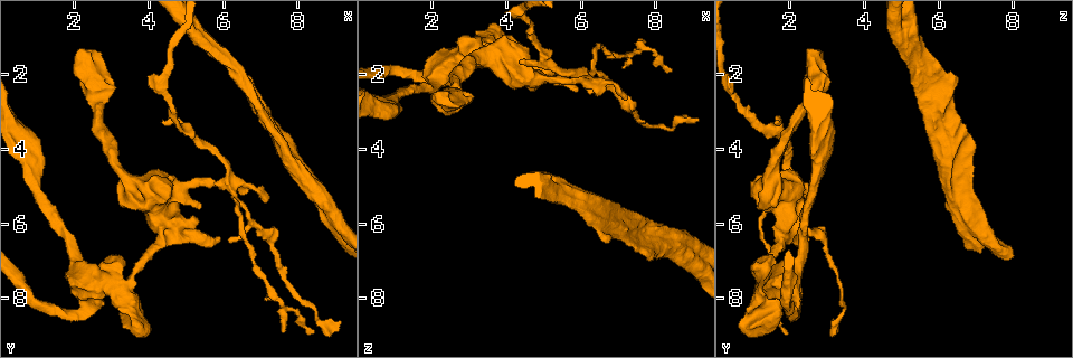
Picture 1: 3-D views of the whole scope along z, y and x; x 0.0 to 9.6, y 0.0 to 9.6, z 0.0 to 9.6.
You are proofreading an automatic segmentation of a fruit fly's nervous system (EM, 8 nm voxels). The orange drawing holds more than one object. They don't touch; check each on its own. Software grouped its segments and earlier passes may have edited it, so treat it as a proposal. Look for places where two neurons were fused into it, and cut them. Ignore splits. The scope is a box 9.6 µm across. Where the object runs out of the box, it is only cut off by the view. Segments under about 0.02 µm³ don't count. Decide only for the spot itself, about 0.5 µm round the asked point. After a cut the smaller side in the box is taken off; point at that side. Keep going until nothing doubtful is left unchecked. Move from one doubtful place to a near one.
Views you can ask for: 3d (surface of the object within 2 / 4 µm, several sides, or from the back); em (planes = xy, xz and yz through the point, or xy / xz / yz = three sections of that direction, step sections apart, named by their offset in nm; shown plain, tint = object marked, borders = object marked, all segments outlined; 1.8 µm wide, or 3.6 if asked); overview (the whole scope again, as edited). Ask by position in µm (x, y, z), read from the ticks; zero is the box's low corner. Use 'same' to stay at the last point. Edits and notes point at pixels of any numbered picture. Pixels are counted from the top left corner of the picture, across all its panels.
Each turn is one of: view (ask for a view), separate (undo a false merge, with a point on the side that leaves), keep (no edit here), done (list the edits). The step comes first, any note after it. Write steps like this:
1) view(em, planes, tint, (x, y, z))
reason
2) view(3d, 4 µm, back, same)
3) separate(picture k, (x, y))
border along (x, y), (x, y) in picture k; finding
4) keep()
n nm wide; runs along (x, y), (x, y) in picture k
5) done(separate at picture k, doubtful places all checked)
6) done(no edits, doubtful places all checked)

view(em, planes, tint, (7.70, 4.20, 6.10))
touches itself

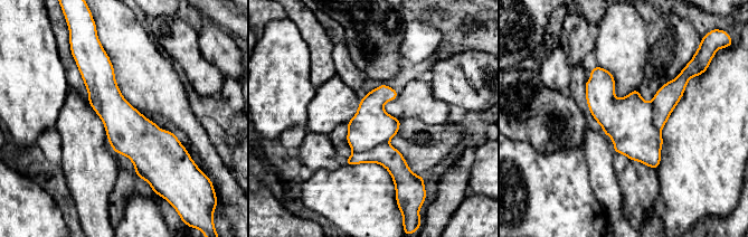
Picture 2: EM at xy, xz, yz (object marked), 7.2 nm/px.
keep()
runs along (100, 56), (151, 179) in picture 2; one neuron here

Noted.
view(3d, 2 µm, (8.40, 5.00, 6.30))
arms part here

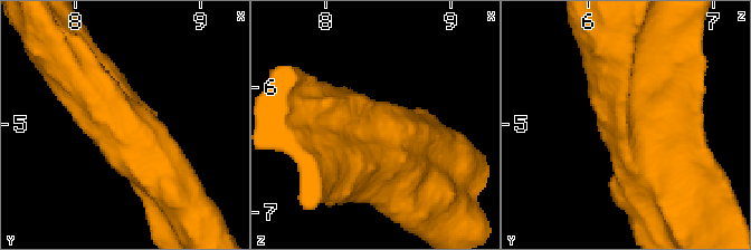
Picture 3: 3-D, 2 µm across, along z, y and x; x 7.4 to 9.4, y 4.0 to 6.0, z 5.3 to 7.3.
view(em, xz, step 8, tint, (8.44, 5.00, 6.30))
need the tissue

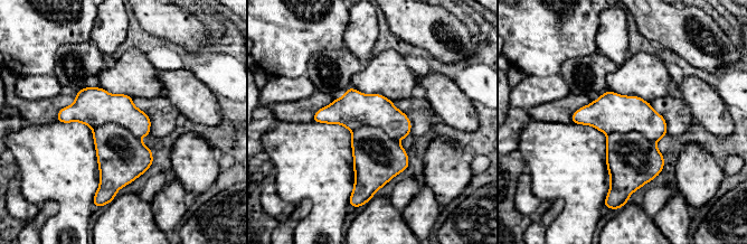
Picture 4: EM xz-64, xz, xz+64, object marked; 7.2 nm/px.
keep()
380 nm wide; all the same neuron

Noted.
view(3d, 4 µm, (7.35, 3.50, 6.10))
a fork

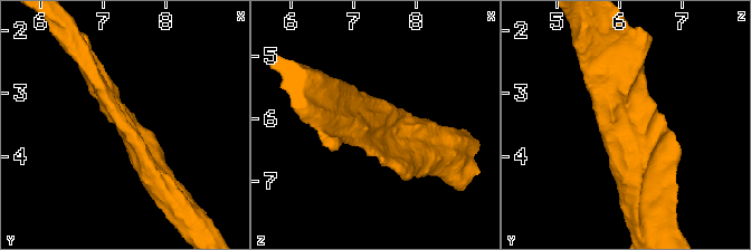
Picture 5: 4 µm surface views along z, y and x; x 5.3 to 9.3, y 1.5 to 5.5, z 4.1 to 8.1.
view(em, planes, tint, (7.40, 3.40, 6.00))

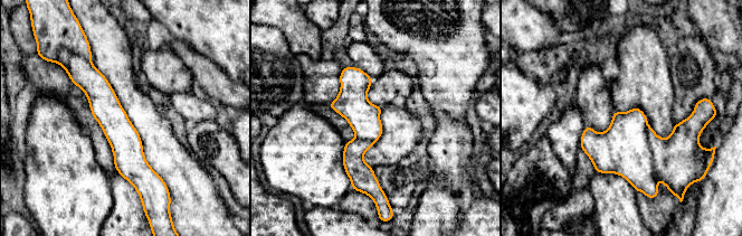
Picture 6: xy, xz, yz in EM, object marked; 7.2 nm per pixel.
keep()
runs along (87, 65), (138, 186) in picture 6; all the same neuron

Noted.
view(em, planes, tint, (5.05, 0.65, 4.75))
closes a loop

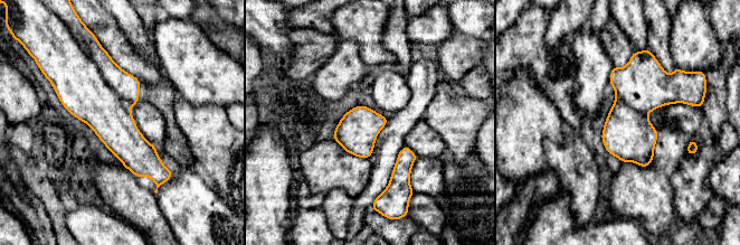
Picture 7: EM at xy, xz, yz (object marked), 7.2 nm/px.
keep()
all the same neuron

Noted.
view(em, planes, tint, (5.95, 1.45, 5.30))
three-way junction

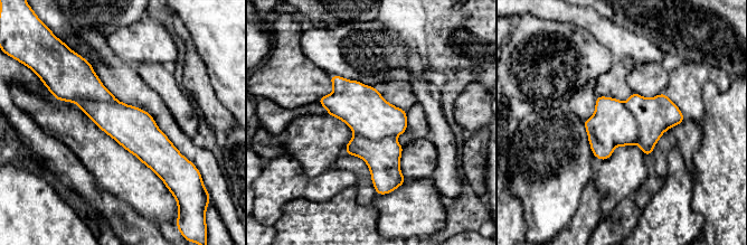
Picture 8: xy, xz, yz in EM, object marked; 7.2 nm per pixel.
keep()
one neuron here

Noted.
view(3d, 4 µm, (6.00, 4.85, 2.15))
two arms in line, one across

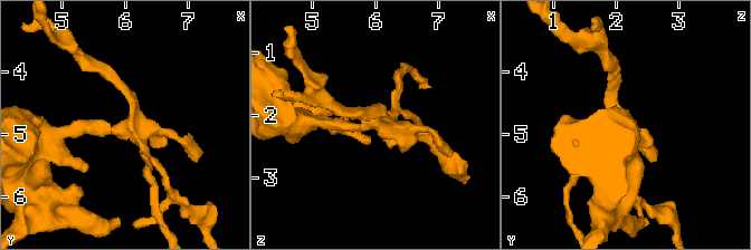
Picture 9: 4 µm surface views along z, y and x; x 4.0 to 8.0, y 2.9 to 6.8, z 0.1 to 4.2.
view(em, planes, tint, (6.00, 4.90, 2.10))

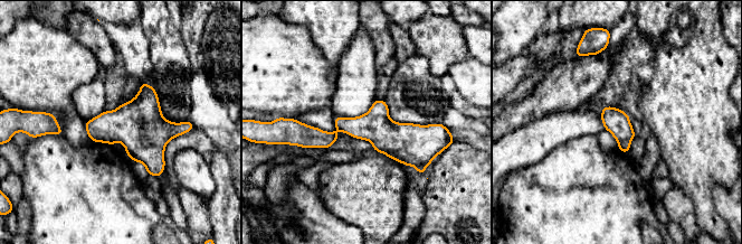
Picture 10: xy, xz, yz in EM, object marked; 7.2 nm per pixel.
separate(picture 10, (616, 121))
border along (630, 140), (624, 140), (618, 143) in picture 10; two neurons meet here

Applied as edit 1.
view(overview)
see it whole again

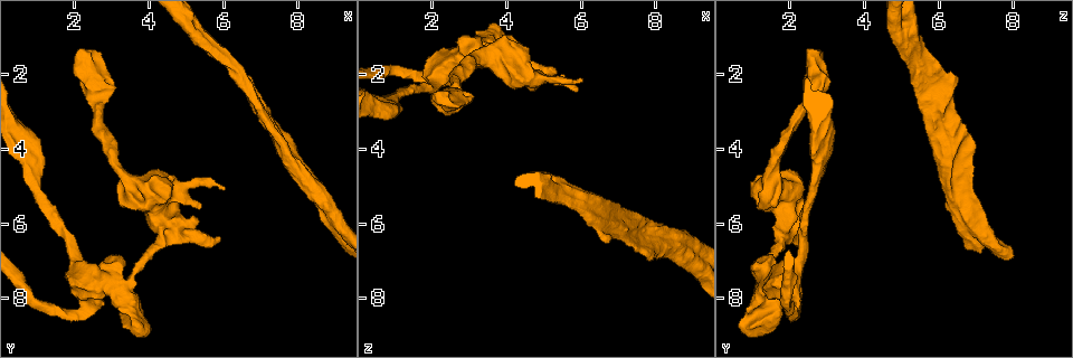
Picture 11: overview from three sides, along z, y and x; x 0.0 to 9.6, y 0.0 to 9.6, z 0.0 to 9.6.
view(em, planes, tint, (3.50, 8.10, 1.45))
thick turns thin

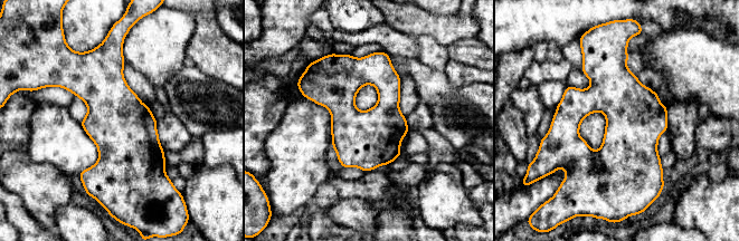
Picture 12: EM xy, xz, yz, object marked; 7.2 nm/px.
keep()
all the same neuron

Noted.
done(separate at picture 10, doubtful places all checked)

